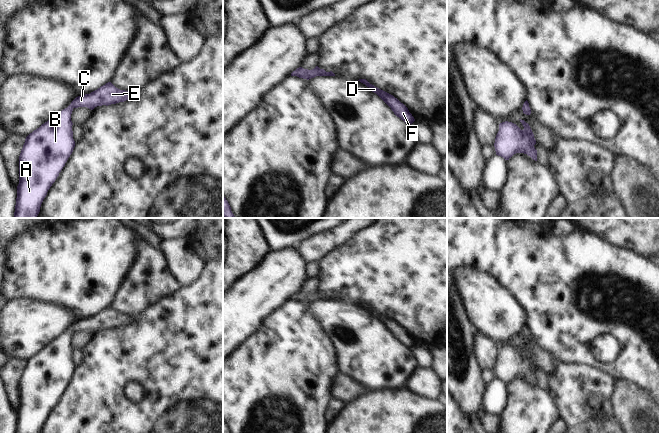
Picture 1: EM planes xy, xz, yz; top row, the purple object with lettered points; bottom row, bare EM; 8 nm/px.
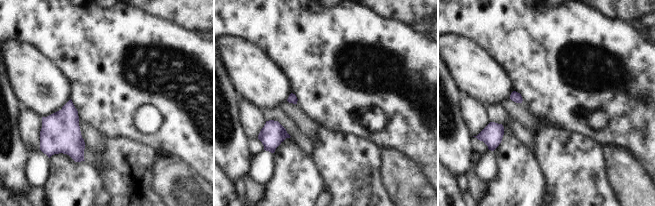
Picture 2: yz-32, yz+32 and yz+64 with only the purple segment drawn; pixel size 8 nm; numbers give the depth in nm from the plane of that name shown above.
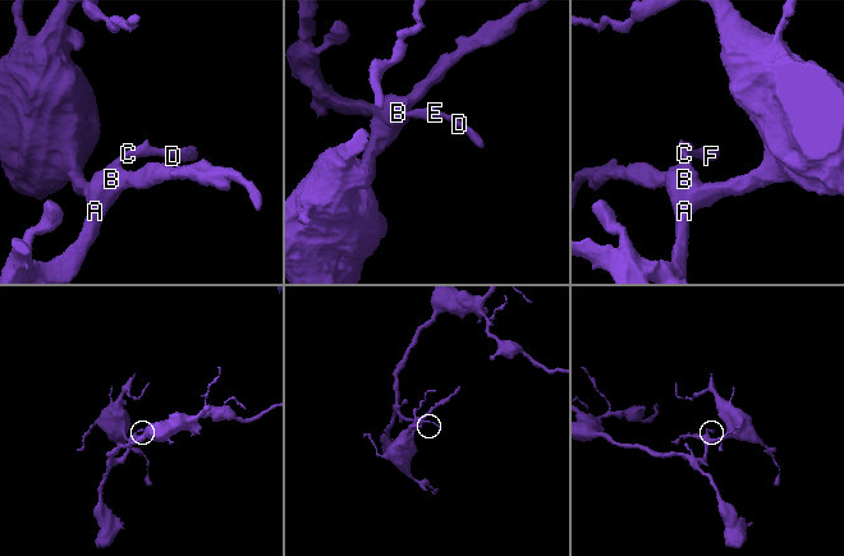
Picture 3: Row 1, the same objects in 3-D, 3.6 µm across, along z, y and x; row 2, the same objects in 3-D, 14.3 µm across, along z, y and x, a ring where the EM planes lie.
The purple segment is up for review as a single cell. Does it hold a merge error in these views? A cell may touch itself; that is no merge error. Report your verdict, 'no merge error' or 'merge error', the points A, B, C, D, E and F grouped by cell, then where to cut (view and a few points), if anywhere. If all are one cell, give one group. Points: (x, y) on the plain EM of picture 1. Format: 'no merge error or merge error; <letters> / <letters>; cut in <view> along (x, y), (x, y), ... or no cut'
no merge error; A B C D E F; no cut

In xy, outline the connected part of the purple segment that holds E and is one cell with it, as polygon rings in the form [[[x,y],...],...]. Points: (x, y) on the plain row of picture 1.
[[[106,307],[71,328],[30,357],[19,380],[19,408],[15,433],[40,433],[48,414],[73,376],[71,338],[74,332],[111,329],[128,324],[128,315]]]

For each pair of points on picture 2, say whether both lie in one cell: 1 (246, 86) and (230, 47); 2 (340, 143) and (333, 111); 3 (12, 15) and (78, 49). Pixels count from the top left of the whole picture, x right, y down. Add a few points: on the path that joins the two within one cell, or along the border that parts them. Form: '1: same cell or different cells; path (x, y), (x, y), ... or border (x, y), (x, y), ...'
1: same cell; path (246, 76), (246, 64), (239, 57)
2: different cells; border (320, 124), (332, 130), (352, 133), (360, 137)
3: same cell; path (28, 15), (44, 15), (62, 33)

